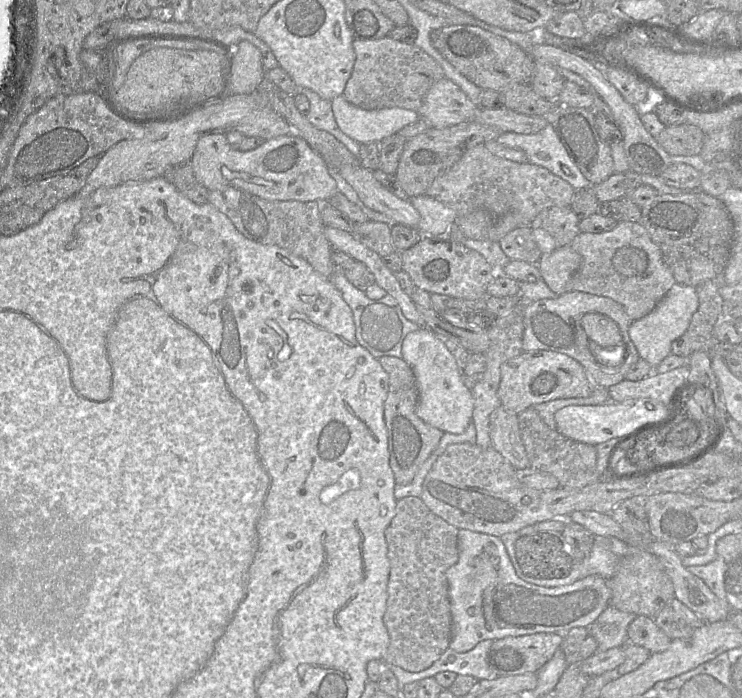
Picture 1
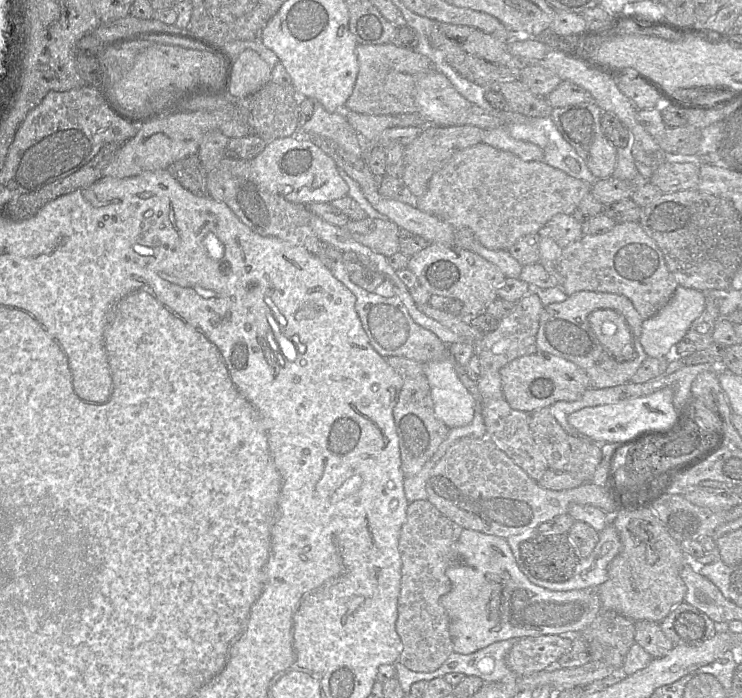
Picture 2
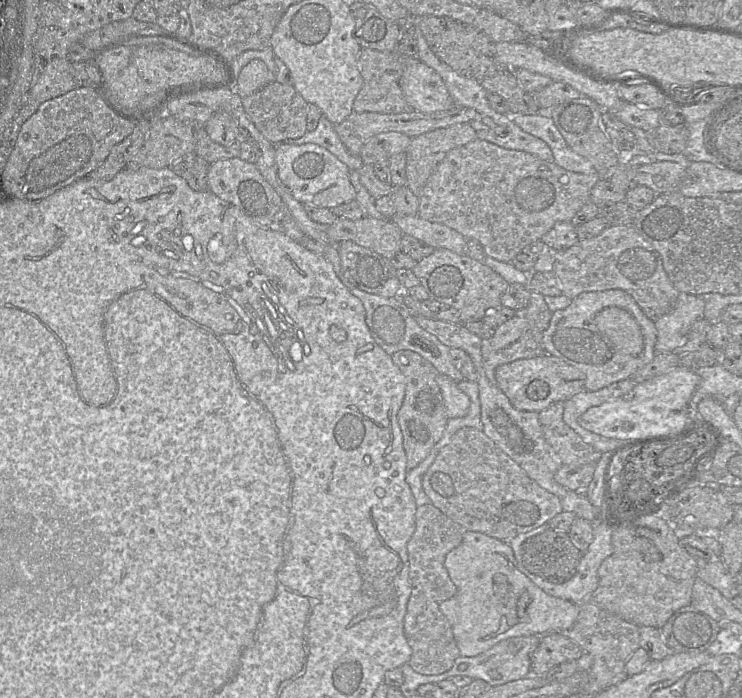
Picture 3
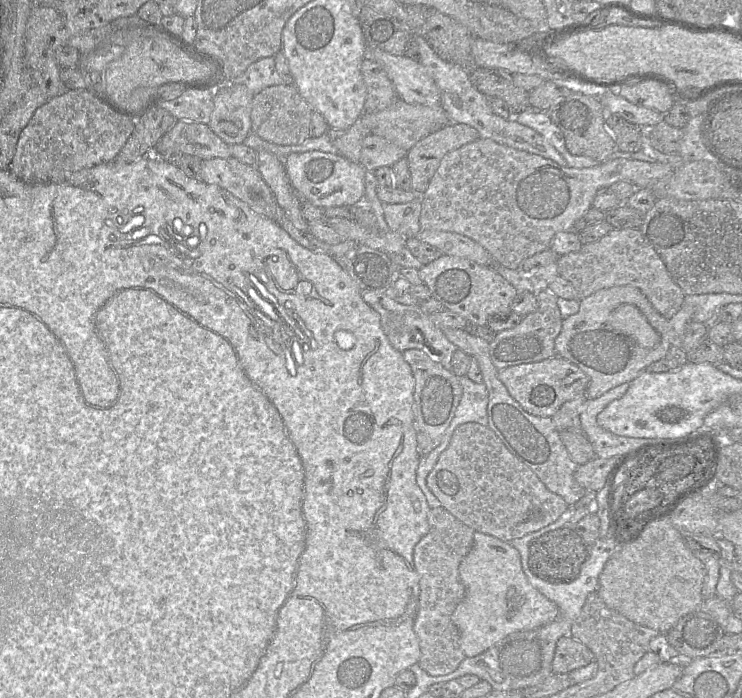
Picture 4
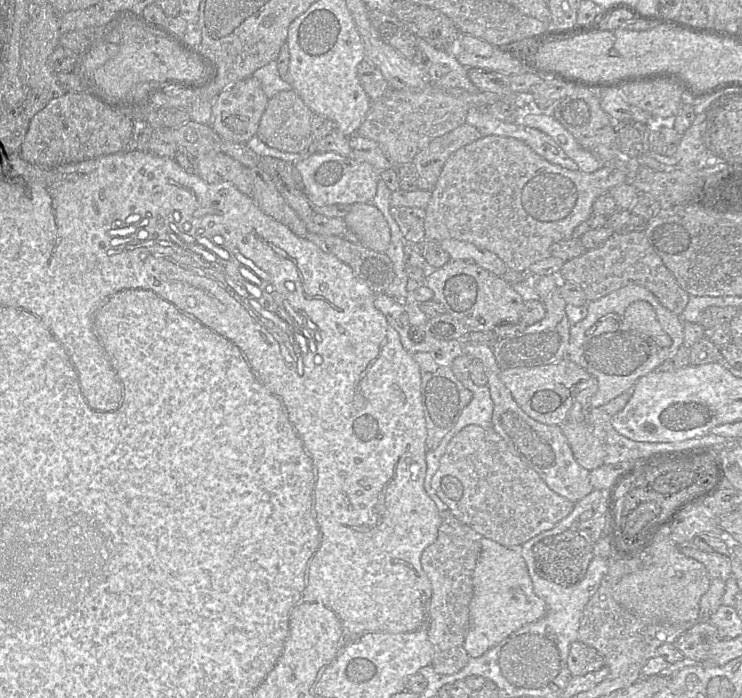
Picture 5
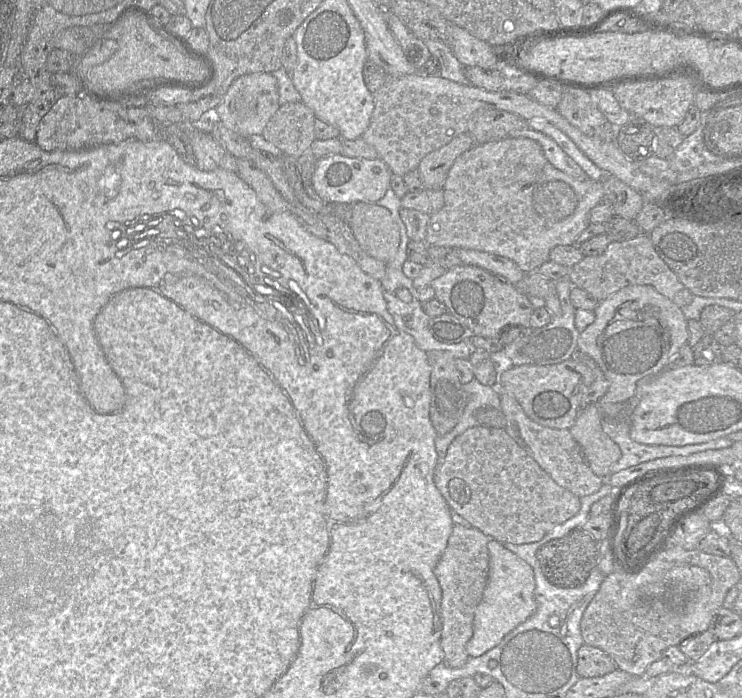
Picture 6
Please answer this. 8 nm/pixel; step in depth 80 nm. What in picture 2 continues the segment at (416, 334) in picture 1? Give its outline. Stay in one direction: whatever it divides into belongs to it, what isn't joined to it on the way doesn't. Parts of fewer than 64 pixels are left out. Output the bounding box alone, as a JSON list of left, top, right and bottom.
[422,353,476,428]

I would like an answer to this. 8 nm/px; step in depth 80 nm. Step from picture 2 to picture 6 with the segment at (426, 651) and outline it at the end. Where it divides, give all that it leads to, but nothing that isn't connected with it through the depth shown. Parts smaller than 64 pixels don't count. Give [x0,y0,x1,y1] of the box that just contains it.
[434,524,491,668]

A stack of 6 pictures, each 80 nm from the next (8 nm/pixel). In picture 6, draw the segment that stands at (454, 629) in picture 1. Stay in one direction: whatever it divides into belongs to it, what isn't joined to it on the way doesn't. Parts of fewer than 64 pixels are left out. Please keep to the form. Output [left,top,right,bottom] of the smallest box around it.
[466,539,537,657]

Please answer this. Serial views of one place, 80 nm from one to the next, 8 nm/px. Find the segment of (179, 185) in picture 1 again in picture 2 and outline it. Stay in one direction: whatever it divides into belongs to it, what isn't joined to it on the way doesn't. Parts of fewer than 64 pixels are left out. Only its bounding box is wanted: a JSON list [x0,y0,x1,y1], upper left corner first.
[167,154,208,196]

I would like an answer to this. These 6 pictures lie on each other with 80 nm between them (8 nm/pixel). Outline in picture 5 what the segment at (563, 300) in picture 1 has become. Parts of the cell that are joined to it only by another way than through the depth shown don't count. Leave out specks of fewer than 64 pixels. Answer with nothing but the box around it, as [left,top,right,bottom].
[566,285,683,409]

